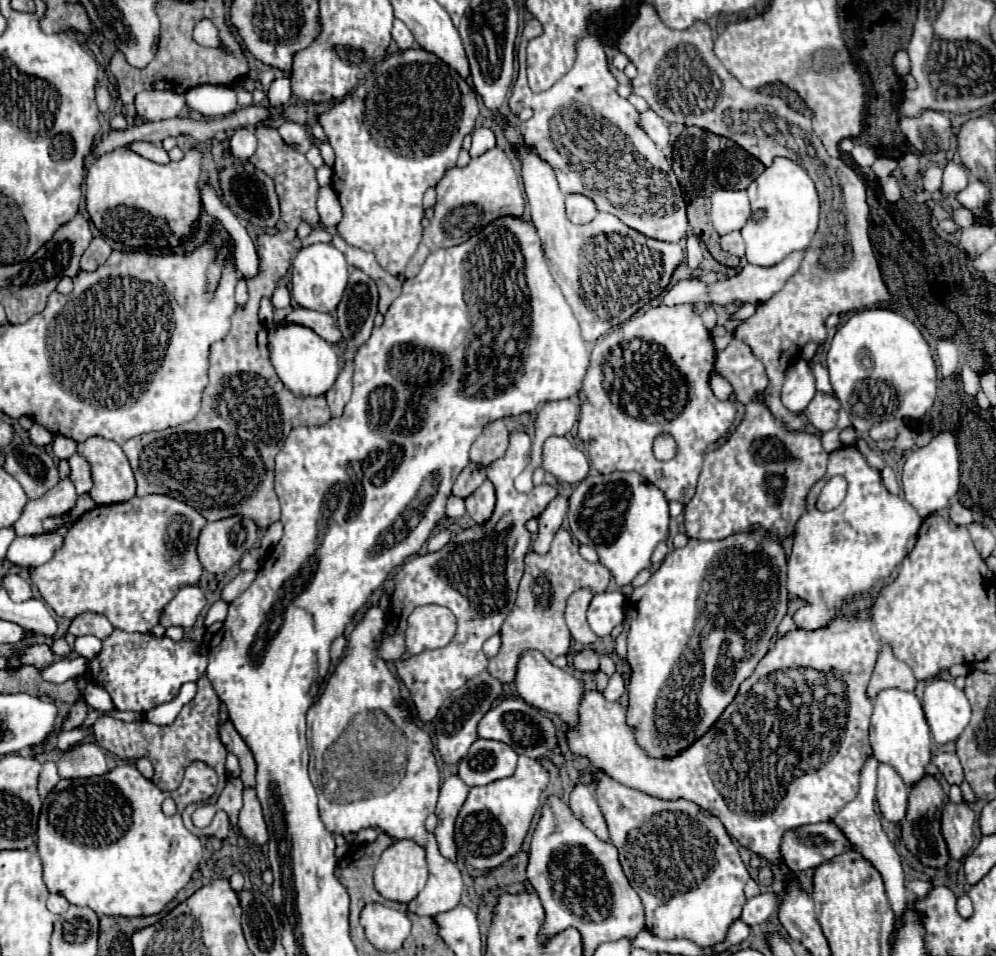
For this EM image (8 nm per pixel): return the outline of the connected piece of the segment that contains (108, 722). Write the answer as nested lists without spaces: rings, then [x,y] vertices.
[[[200,677],[196,697],[180,709],[174,723],[170,723],[170,725],[154,725],[150,721],[126,723],[126,721],[114,719],[110,715],[102,715],[94,723],[94,737],[100,747],[118,755],[120,759],[140,759],[140,757],[150,759],[150,763],[154,767],[152,783],[156,787],[160,787],[162,791],[174,791],[180,785],[180,781],[184,777],[184,769],[186,769],[186,765],[190,765],[190,761],[206,761],[208,765],[212,765],[216,769],[216,773],[220,777],[218,793],[206,801],[206,803],[214,803],[228,779],[228,775],[226,775],[226,753],[228,751],[222,745],[220,735],[218,735],[218,721],[220,721],[218,707],[220,707],[220,699],[214,693],[210,681],[206,677]]]

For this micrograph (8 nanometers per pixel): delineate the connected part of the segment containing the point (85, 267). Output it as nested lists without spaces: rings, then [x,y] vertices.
[[[104,237],[92,239],[90,247],[82,255],[80,269],[82,271],[94,271],[94,269],[98,269],[102,263],[106,263],[106,259],[110,257],[110,253],[112,253],[112,249],[110,249],[108,239],[104,239]]]

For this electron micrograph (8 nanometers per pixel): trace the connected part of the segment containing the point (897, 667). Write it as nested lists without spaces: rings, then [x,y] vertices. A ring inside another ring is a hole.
[[[884,647],[882,655],[874,667],[870,685],[868,685],[868,697],[874,699],[886,687],[896,687],[902,691],[914,691],[916,683],[918,681],[914,679],[912,669],[908,665],[904,665],[900,659],[896,659],[892,655],[890,647]]]

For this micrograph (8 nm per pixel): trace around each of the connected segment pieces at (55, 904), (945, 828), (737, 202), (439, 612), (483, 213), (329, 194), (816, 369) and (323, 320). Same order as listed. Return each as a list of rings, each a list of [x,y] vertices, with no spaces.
[[[50,895],[50,897],[48,897],[48,909],[50,909],[52,913],[60,915],[60,913],[68,911],[68,907],[70,907],[70,903],[68,903],[62,895]]]
[[[946,803],[942,811],[942,835],[952,859],[962,859],[974,845],[974,811],[968,803]]]
[[[718,191],[712,195],[710,219],[718,235],[740,231],[750,217],[750,201],[744,191]]]
[[[424,605],[410,613],[406,629],[406,655],[448,645],[456,635],[456,617],[442,605]]]
[[[494,147],[486,151],[482,157],[472,159],[464,169],[452,167],[438,181],[436,191],[438,191],[438,201],[434,205],[434,217],[430,219],[430,225],[424,229],[422,243],[404,271],[406,279],[414,277],[420,271],[424,259],[432,251],[442,249],[442,247],[454,247],[468,241],[470,237],[478,235],[494,219],[508,217],[508,215],[522,217],[524,213],[524,197],[522,197],[516,169],[500,147]]]
[[[322,187],[318,197],[318,213],[322,219],[322,225],[328,229],[334,229],[342,219],[342,205],[332,191],[332,187]]]
[[[811,363],[813,374],[816,380],[816,389],[824,393],[834,394],[833,388],[830,383],[828,369],[820,363]]]
[[[296,307],[296,309],[292,309],[292,313],[284,321],[298,321],[298,325],[306,325],[306,327],[314,329],[328,343],[338,343],[342,339],[338,323],[330,313],[320,313],[320,311]]]

